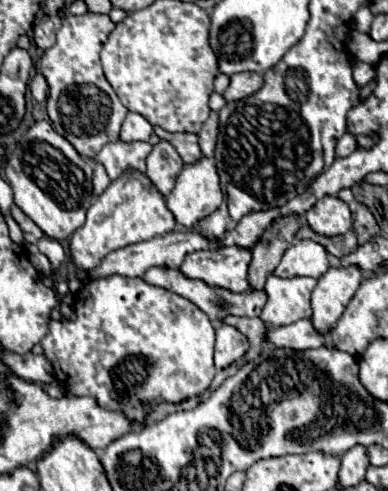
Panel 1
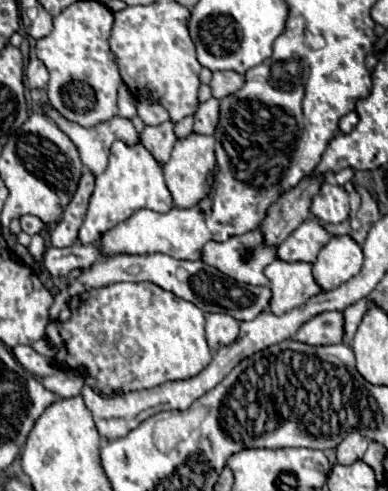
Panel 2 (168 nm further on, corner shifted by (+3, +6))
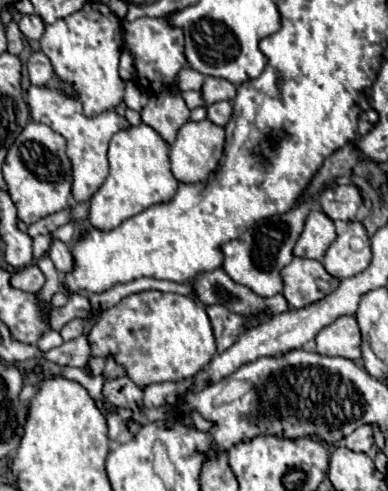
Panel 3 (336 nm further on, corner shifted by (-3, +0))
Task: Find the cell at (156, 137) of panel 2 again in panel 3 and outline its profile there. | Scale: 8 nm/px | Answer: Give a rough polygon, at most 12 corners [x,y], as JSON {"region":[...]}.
{"region":[[180,94],[152,96],[144,124],[166,144],[188,122]]}

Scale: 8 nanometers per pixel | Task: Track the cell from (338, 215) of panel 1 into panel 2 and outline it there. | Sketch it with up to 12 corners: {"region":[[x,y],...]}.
{"region":[[324,182],[310,210],[324,224],[344,222],[348,192]]}

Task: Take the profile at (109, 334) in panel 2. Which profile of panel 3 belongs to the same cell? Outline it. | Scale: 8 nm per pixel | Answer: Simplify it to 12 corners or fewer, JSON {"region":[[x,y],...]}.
{"region":[[130,294],[86,334],[140,388],[216,356],[204,306]]}

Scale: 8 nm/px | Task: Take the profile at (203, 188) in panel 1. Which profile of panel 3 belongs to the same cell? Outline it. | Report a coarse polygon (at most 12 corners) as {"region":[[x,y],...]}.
{"region":[[186,122],[170,146],[182,184],[208,180],[224,152],[224,128]]}

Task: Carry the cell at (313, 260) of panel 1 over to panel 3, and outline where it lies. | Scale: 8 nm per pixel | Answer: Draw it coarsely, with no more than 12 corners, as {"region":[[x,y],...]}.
{"region":[[312,210],[294,256],[322,260],[336,240],[332,220]]}

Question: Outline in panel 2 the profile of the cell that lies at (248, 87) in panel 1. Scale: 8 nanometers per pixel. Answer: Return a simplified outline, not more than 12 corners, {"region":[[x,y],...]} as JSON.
{"region":[[214,72],[212,96],[218,100],[242,88],[244,76]]}

